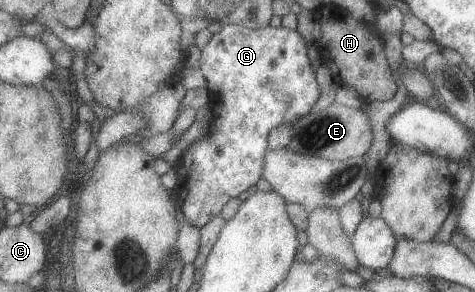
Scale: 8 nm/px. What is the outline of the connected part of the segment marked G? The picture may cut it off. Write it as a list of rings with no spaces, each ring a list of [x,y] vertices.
[[[241,24],[224,25],[219,33],[213,34],[204,45],[200,59],[200,68],[208,81],[209,103],[213,112],[213,121],[206,136],[198,143],[192,143],[179,159],[175,169],[177,187],[175,193],[179,198],[179,212],[195,227],[201,229],[212,218],[222,212],[227,200],[238,198],[240,193],[253,187],[262,174],[264,155],[268,150],[269,132],[278,125],[295,123],[299,118],[309,114],[320,94],[320,87],[315,78],[307,56],[306,41],[297,30],[283,26],[265,26],[257,30]]]

